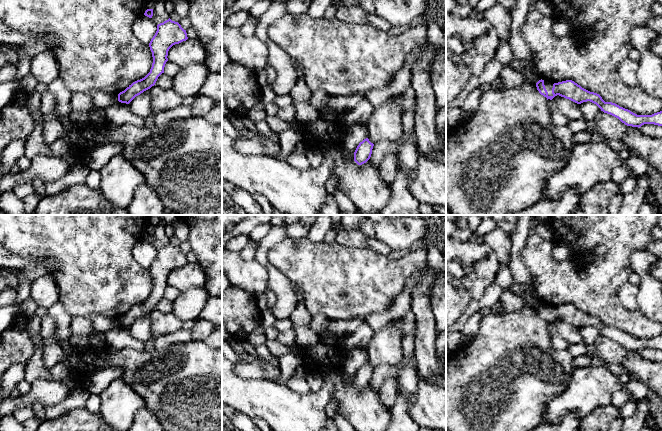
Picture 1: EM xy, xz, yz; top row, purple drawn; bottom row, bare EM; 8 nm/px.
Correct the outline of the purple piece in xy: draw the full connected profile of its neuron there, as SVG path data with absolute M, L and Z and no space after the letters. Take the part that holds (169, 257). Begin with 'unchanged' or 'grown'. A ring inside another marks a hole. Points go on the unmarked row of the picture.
unchanged | M170 242L157 249L157 255L149 267L153 287L150 296L142 303L133 306L118 318L118 325L129 328L136 320L155 309L158 301L164 297L168 285L168 275L175 269L188 263L186 254Z

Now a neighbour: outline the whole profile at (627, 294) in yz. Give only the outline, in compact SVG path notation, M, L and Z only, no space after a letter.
M627 282L618 289L618 298L626 309L631 311L638 310L639 309L637 301L638 293L639 286Z

